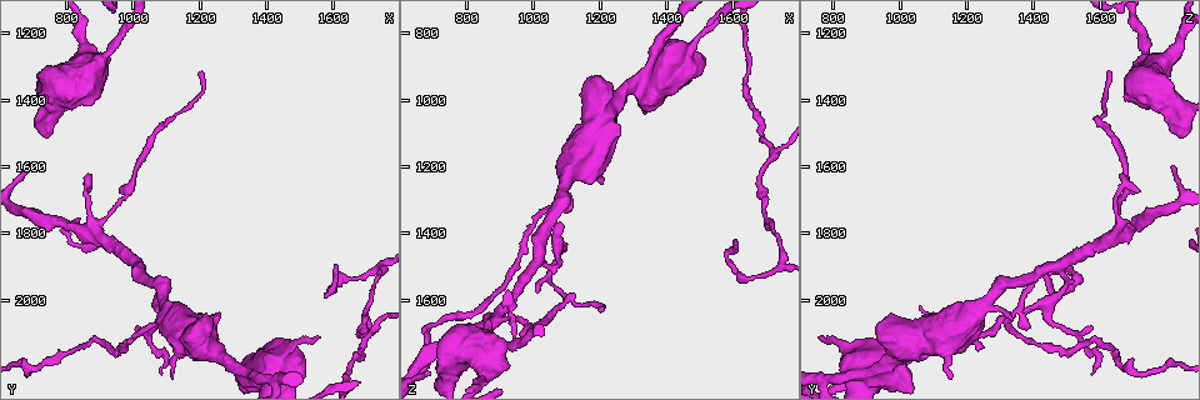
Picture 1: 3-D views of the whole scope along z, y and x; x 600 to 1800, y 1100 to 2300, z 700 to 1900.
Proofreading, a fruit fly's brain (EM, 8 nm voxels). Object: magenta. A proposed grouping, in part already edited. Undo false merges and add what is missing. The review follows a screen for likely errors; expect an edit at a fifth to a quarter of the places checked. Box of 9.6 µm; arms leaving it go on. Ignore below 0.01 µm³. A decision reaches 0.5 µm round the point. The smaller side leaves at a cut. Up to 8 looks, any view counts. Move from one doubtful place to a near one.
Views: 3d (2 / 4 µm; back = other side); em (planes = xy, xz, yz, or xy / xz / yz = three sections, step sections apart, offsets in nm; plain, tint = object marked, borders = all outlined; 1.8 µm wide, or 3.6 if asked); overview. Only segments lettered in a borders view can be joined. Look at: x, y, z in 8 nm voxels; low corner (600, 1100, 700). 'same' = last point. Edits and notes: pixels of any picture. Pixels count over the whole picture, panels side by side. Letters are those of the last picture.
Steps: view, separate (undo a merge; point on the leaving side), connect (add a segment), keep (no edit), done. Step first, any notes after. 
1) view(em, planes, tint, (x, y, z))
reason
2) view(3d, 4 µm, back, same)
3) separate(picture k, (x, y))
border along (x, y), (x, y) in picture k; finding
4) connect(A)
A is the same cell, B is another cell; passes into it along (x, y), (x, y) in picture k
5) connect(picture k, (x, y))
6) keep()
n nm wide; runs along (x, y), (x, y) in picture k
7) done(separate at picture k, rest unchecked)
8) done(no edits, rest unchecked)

view(3d, 2 µm, (1720, 2090, 1140))
three-way junction

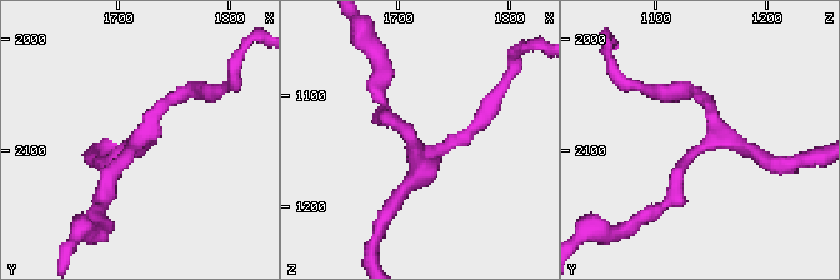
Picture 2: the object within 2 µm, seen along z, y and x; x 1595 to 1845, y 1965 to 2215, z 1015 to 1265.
view(em, xz, step 8, plain, (1712, 2092, 1148))
3 arms; need the tissue

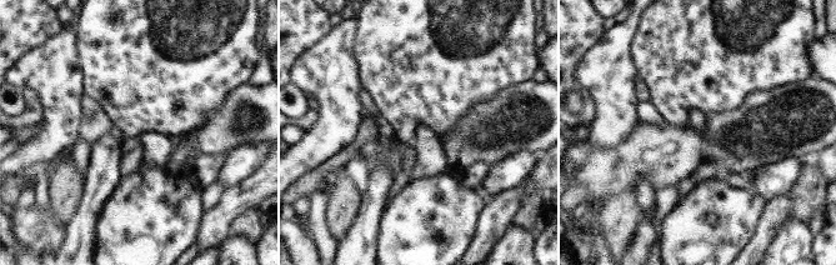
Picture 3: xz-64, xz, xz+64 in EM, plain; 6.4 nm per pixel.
view(em, xz, step 8, borders, same)
see the neighbours

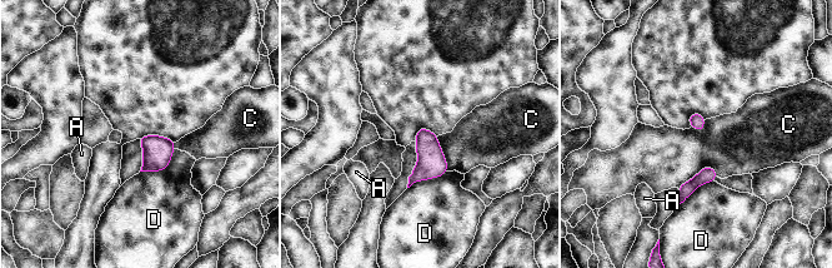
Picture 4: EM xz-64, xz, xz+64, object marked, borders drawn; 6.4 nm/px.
keep()
100 nm wide; A, C and D are other cells; border along (718, 175), (703, 167), (677, 188) in picture 4; all the same neuron

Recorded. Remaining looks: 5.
view(3d, 4 µm, (1590, 1980, 1480))
abrupt turn

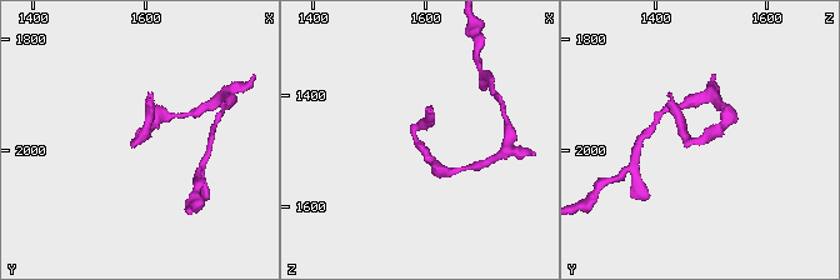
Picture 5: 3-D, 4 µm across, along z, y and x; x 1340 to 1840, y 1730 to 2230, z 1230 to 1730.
view(em, planes, tint, (1580, 1985, 1475))
need the tissue

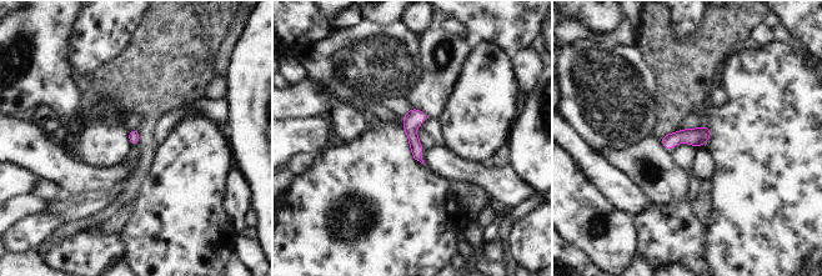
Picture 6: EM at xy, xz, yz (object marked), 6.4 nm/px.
view(em, planes, borders, same)
what lies round it

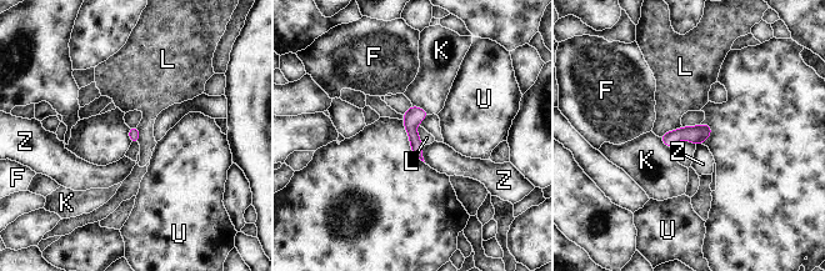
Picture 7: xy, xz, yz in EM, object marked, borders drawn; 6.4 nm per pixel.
keep()
80 nm wide; F, K, L, U and Z are other cells; border along (681, 125), (666, 130), (659, 136) in picture 7; one neuron here

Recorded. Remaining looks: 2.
done(no edits, rest unchecked)

